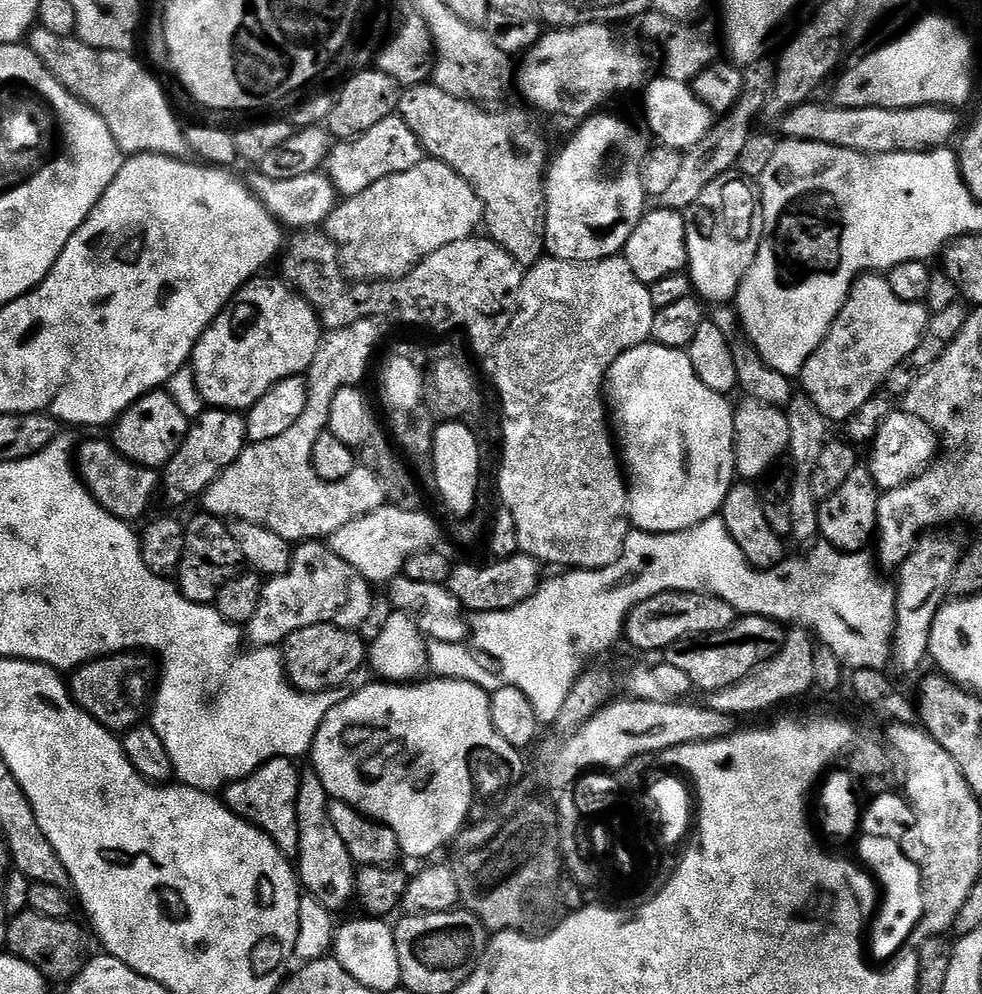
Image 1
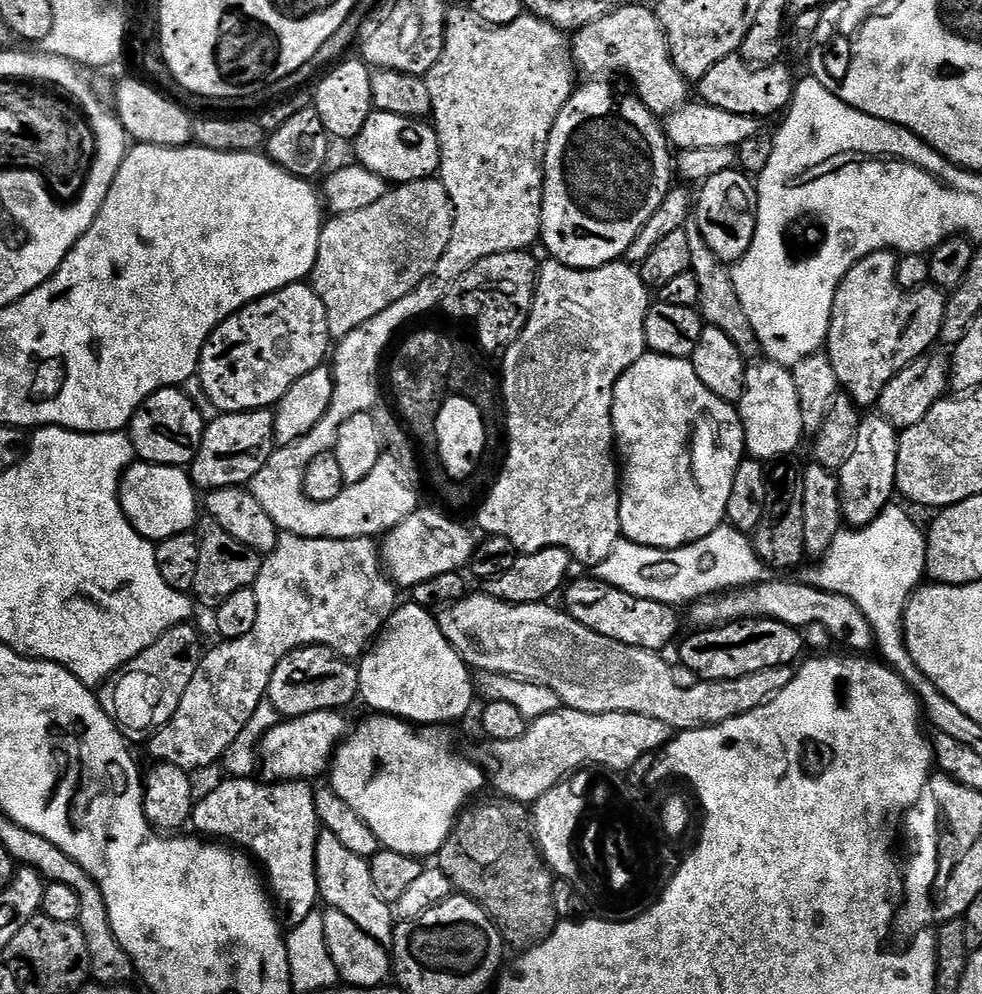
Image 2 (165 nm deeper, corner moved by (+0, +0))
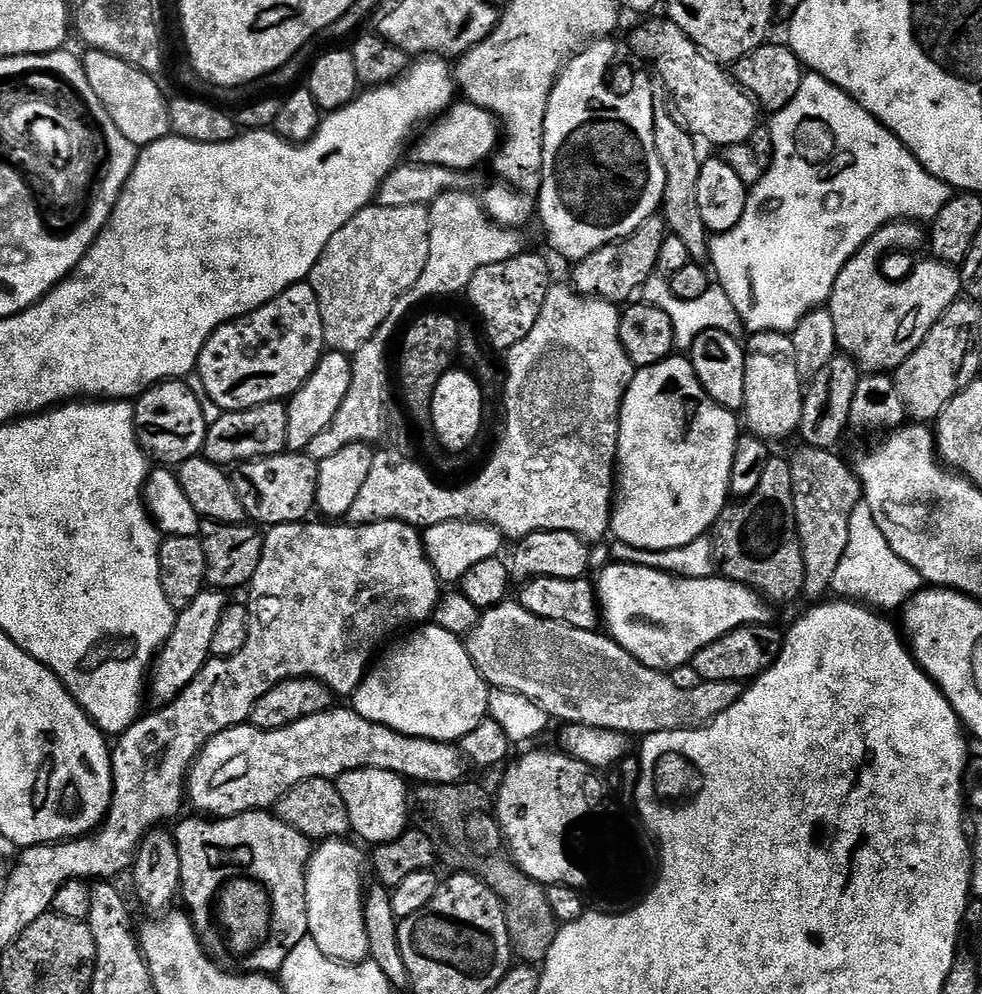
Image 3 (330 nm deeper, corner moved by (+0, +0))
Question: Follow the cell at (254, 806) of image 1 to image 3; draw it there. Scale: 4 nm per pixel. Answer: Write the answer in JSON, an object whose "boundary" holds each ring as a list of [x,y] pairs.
{"boundary":[[[268,810],[195,819],[182,821],[174,828],[174,835],[181,862],[179,891],[200,944],[227,971],[237,974],[279,973],[282,962],[286,962],[286,954],[308,936],[306,874],[308,859],[314,851],[313,841]]]}

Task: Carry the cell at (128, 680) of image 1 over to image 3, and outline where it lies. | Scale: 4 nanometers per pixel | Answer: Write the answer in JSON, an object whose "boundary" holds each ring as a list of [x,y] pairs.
{"boundary":[[[205,590],[194,598],[185,608],[179,609],[176,627],[172,629],[170,638],[163,648],[156,653],[155,661],[150,669],[150,700],[153,705],[163,706],[174,702],[190,682],[202,670],[204,663],[212,656],[210,642],[218,631],[218,622],[222,622],[222,614],[230,600],[220,590]]]}

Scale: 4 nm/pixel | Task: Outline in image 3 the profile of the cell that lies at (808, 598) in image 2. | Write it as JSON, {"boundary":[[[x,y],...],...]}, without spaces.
{"boundary":[[[617,561],[612,562],[612,565],[606,567],[599,578],[596,578],[596,589],[597,603],[600,605],[601,619],[604,627],[606,626],[607,635],[632,657],[638,658],[643,665],[660,671],[671,672],[689,665],[698,650],[736,629],[773,623],[773,607],[759,592],[746,587],[745,584],[714,574],[706,579],[690,579],[673,576],[672,573],[662,572],[657,568]]]}

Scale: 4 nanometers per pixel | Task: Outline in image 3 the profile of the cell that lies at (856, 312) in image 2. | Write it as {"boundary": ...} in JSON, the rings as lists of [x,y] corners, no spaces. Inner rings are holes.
{"boundary":[[[895,220],[882,226],[853,254],[834,282],[827,310],[834,318],[836,347],[843,355],[852,357],[864,374],[888,374],[930,334],[937,313],[954,300],[961,299],[959,271],[940,260],[921,259],[912,273],[898,286],[880,273],[880,261],[890,252],[912,252],[926,240],[926,232],[915,220]],[[896,292],[912,292],[912,304],[924,312],[896,312]]]}

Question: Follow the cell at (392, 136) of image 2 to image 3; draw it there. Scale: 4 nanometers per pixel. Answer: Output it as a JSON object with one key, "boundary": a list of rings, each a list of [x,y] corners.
{"boundary":[[[456,102],[444,115],[436,117],[419,133],[418,139],[411,145],[410,156],[412,152],[411,159],[418,164],[442,166],[451,172],[467,174],[483,160],[484,163],[491,161],[501,139],[500,121],[494,113],[487,112],[477,104]]]}

